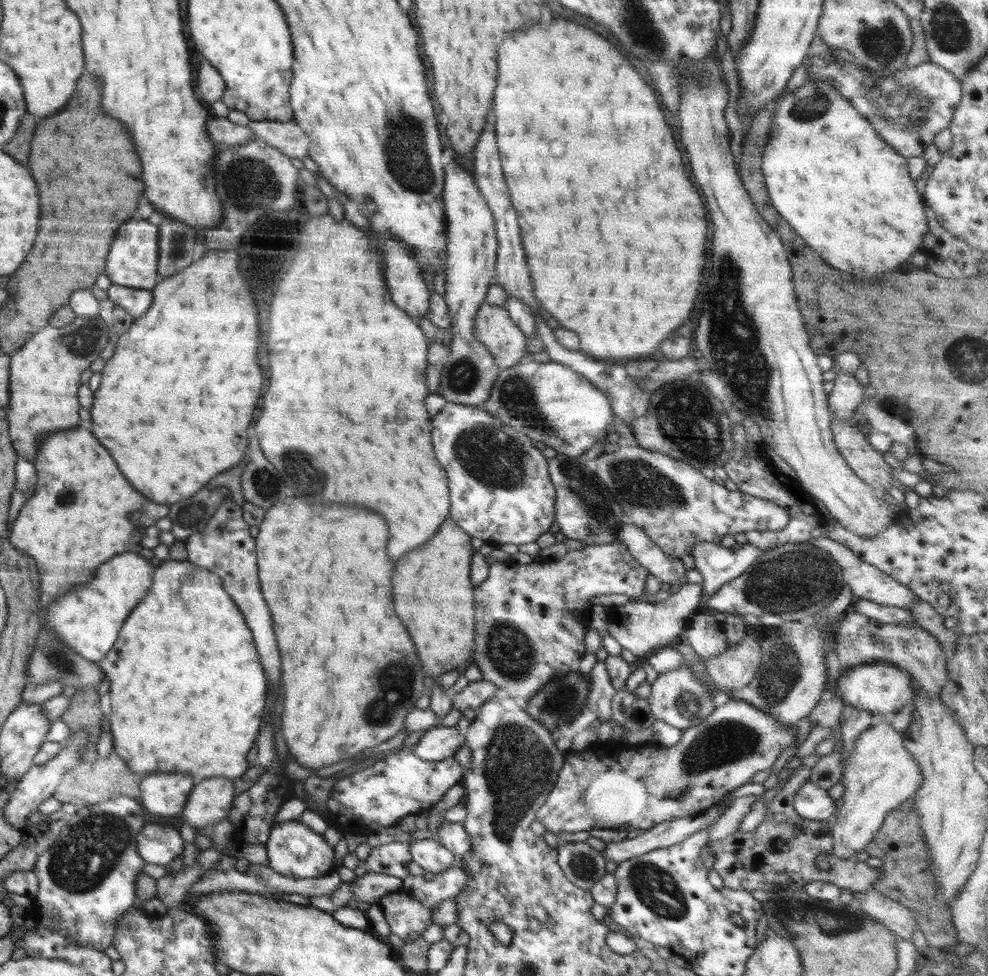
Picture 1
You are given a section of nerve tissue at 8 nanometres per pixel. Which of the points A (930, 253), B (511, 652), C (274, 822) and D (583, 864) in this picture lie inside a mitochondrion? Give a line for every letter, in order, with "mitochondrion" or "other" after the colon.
A: other
B: mitochondrion
C: other
D: mitochondrion

